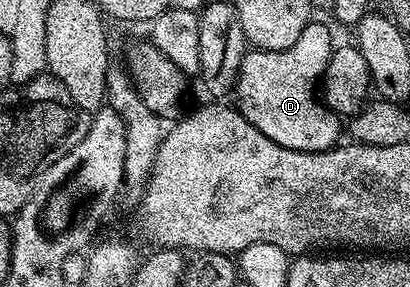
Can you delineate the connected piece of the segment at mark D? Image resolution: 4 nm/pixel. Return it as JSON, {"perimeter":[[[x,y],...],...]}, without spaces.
{"perimeter":[[[318,20],[310,21],[307,28],[303,28],[303,36],[291,44],[291,48],[282,50],[258,50],[246,49],[241,67],[237,70],[237,85],[235,87],[236,109],[242,116],[263,136],[275,140],[283,148],[291,148],[299,152],[323,152],[334,149],[338,145],[337,137],[343,134],[343,122],[338,115],[334,114],[324,101],[319,97],[319,79],[323,73],[323,67],[329,62],[329,57],[335,49],[335,41],[329,35],[329,30]]]}

